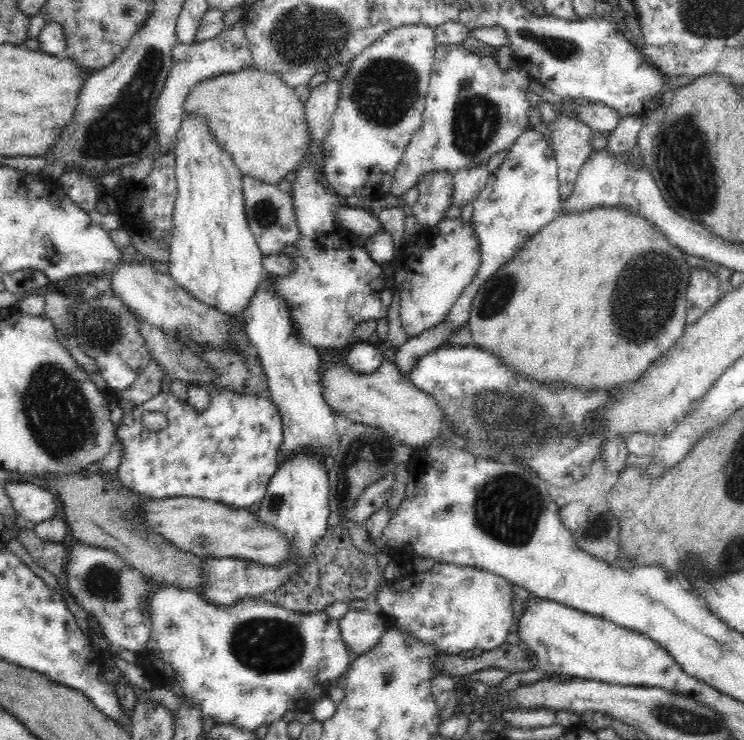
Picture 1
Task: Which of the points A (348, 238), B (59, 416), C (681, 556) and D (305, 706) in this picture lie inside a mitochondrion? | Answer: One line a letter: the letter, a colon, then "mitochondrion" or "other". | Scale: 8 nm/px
A: other
B: mitochondrion
C: other
D: other

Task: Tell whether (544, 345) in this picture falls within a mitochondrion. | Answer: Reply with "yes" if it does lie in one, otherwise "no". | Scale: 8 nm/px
no

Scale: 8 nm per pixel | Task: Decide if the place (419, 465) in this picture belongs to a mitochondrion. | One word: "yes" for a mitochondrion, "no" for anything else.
no

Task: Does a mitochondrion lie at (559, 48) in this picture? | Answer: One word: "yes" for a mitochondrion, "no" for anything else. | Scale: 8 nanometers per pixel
yes

